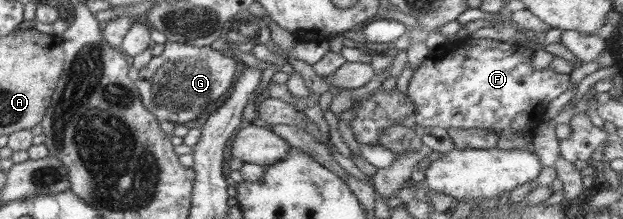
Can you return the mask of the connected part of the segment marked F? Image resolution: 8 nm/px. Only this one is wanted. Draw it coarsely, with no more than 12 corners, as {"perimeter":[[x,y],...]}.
{"perimeter":[[484,33],[409,81],[421,128],[533,136],[570,75]]}

